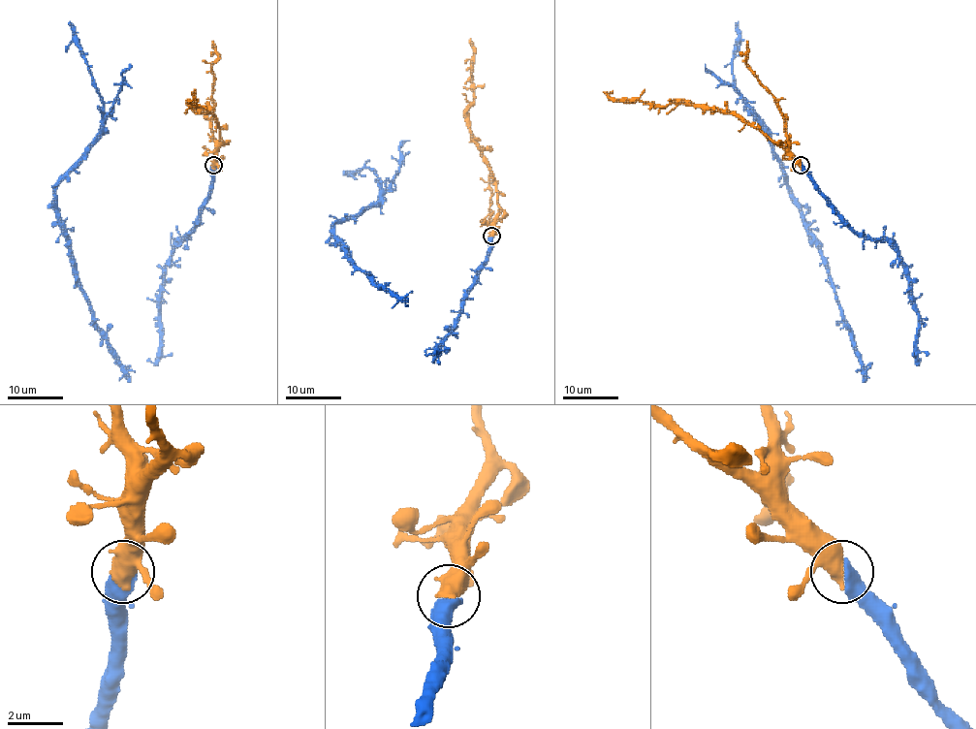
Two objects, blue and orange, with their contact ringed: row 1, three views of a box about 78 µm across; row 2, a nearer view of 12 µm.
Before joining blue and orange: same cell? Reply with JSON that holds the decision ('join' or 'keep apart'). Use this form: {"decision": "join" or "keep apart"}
{"decision": "join"}

